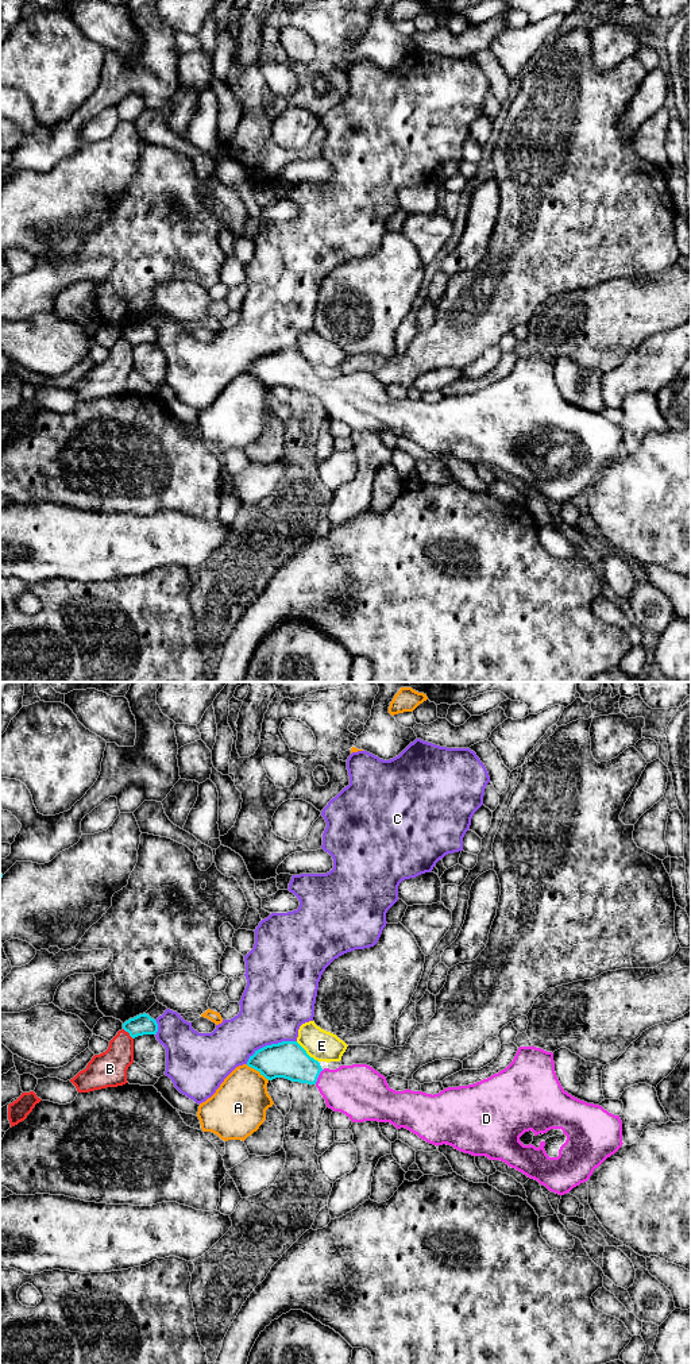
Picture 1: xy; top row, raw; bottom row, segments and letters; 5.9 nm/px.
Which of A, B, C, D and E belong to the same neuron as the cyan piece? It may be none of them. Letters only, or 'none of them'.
D

